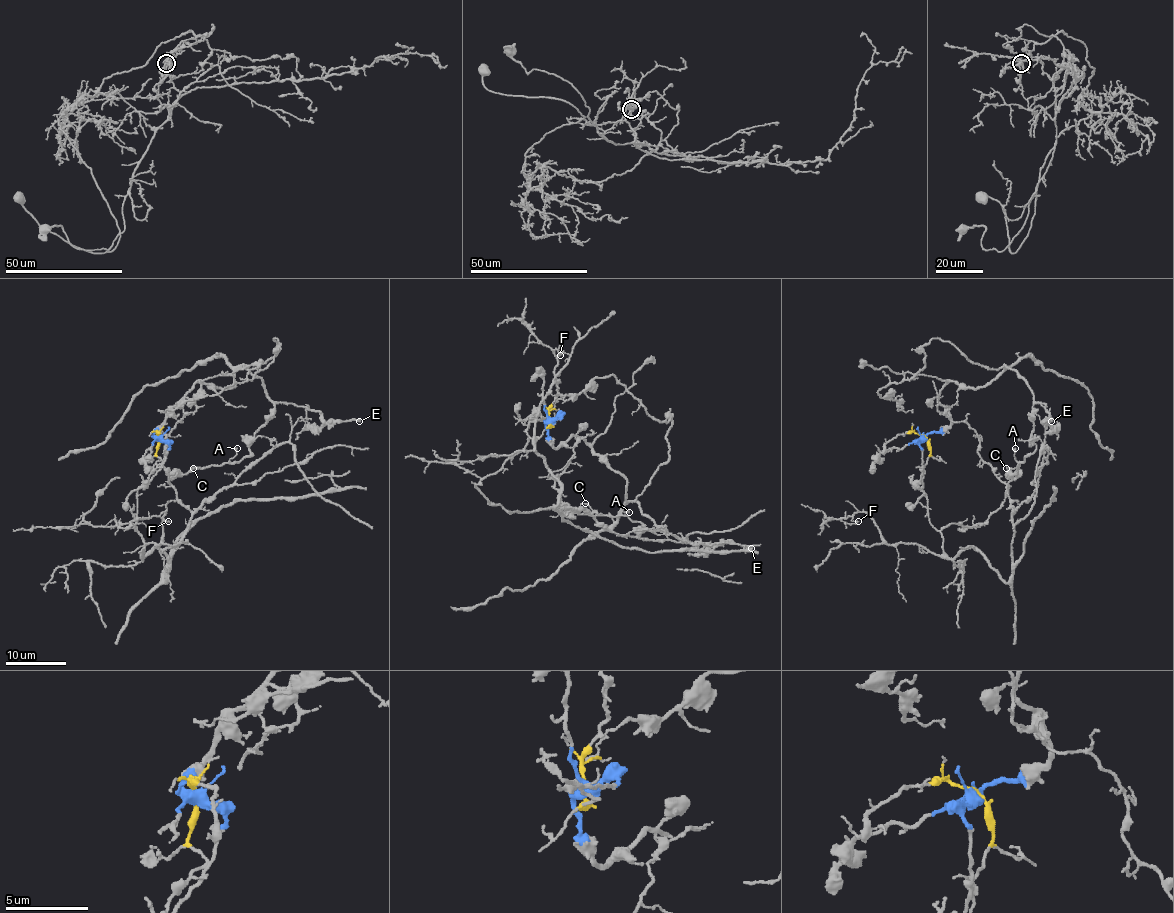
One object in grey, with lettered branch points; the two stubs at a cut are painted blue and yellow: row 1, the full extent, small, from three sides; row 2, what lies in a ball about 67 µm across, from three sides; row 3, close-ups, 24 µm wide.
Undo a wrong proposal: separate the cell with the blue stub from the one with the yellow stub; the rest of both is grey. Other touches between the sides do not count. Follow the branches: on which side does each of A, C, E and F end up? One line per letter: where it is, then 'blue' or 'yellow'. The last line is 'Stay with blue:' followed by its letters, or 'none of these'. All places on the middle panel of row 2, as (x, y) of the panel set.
A: at (629, 512); blue
C: at (585, 503); blue
E: at (751, 548); blue
F: at (560, 355); yellow
Stay with blue: A, C, E

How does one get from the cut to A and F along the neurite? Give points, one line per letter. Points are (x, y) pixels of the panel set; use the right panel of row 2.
A: (925, 437), (951, 423), (946, 384), (982, 387), (1005, 366), (1034, 396), (1035, 449), (1019, 463), (1016, 447)
F: (925, 437), (922, 490), (942, 555), (889, 544), (866, 512), (854, 514), (859, 521)

